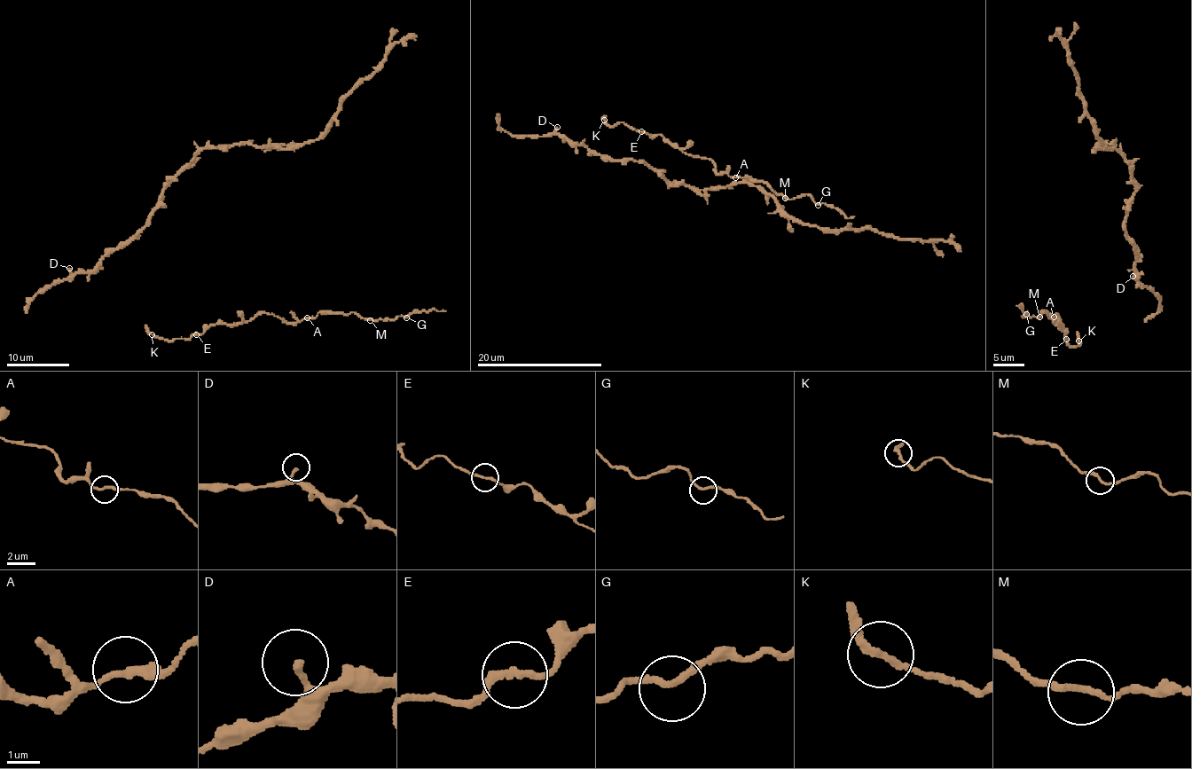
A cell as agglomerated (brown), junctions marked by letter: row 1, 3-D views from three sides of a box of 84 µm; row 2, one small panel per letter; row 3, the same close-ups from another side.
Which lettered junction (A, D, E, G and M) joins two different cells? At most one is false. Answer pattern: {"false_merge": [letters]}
{"false_merge": []}

